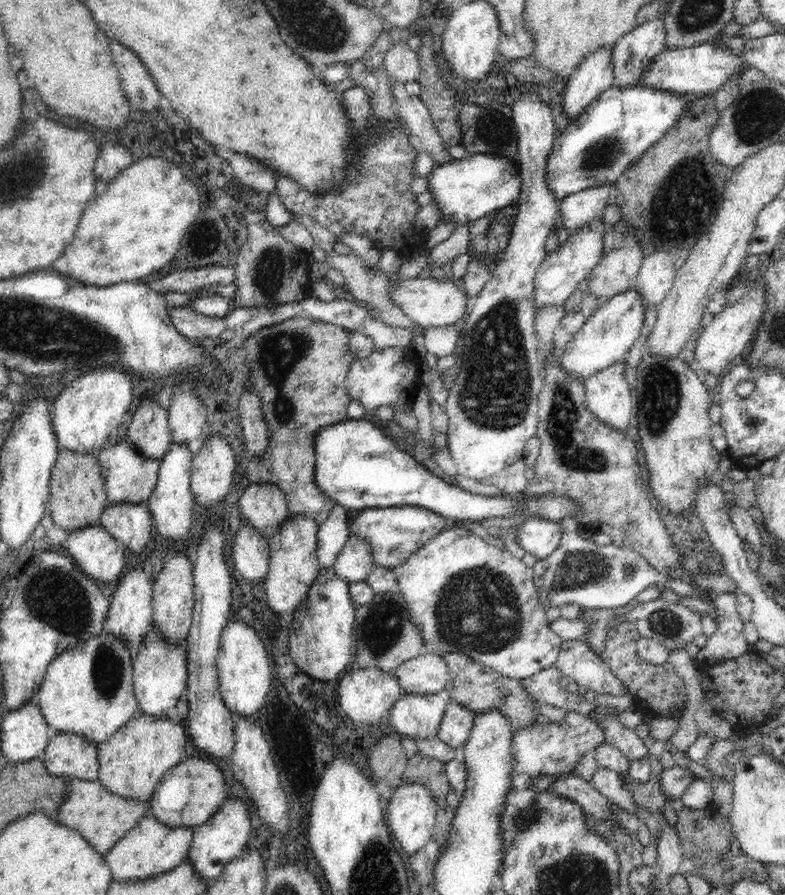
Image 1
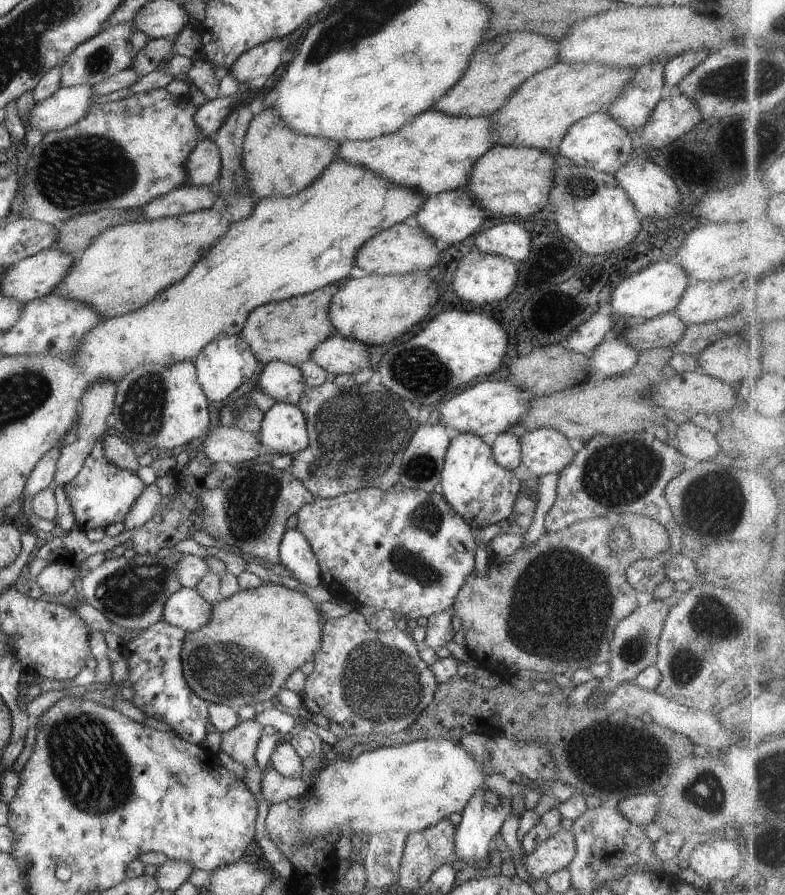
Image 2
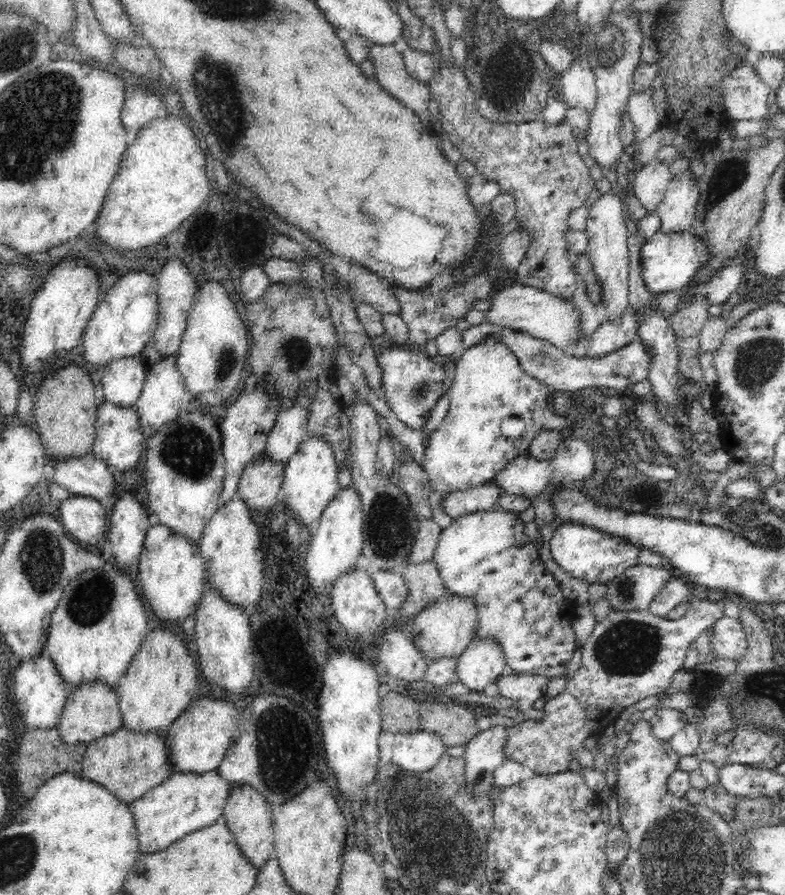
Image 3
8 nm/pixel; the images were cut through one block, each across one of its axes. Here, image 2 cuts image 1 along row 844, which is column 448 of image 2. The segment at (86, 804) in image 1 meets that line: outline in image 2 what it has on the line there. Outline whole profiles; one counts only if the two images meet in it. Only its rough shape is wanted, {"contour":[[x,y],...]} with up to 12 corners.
{"contour":[[534,31],[486,38],[432,109],[493,115],[558,61]]}

